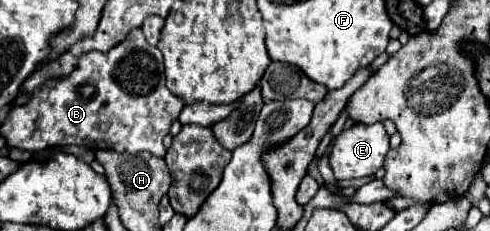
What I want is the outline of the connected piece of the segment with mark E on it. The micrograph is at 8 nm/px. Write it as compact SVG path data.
M358 123L352 129L346 129L338 135L336 145L332 149L332 155L330 155L330 165L332 165L338 181L372 177L382 167L388 151L390 151L390 135L386 133L382 123L372 123L372 125Z

